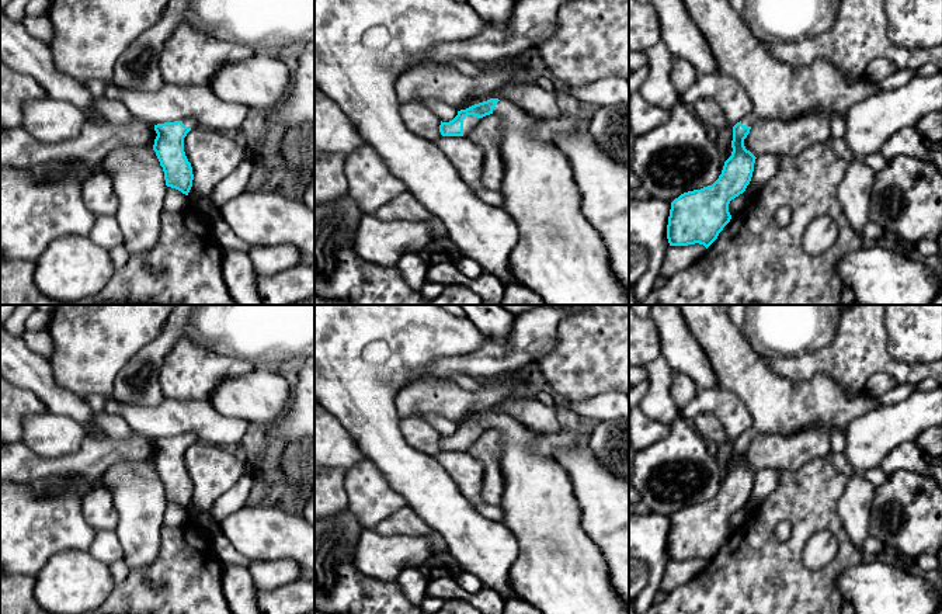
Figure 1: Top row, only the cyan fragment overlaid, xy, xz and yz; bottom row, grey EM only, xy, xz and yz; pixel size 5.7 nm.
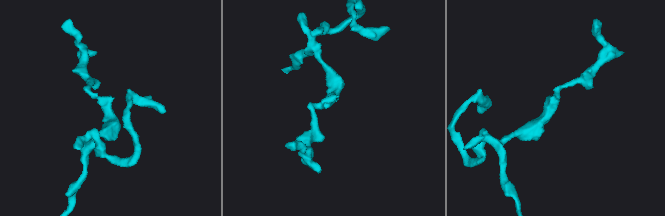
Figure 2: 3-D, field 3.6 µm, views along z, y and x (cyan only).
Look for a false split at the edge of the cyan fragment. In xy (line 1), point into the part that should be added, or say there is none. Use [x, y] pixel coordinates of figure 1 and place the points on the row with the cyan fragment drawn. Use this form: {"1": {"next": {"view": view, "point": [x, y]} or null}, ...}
{"1": {"next": {"view": "xy", "point": [190, 122]}}}

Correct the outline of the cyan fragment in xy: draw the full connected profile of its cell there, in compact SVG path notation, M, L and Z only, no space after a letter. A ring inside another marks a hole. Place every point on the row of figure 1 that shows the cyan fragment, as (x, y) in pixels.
M194 118L154 125L157 133L153 150L164 171L166 185L188 195L192 187L192 167L184 152L184 138L198 128Z

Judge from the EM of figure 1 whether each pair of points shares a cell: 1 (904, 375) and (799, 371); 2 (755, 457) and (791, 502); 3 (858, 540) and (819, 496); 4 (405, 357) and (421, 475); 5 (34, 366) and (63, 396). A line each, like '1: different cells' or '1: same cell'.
1: same cell
2: different cells
3: different cells
4: same cell
5: same cell

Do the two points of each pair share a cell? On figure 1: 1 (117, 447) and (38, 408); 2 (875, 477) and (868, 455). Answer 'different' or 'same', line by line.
1: different
2: different

